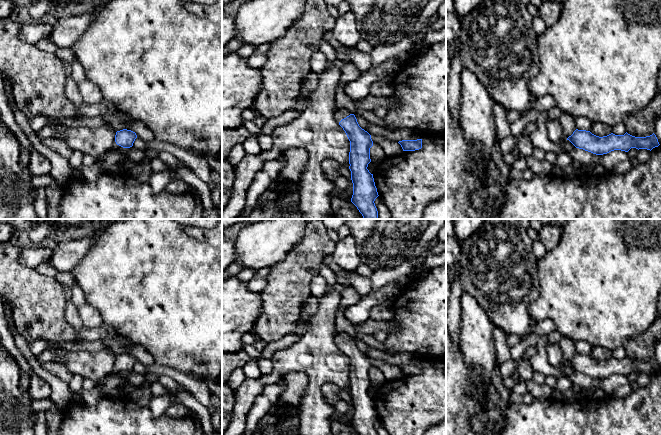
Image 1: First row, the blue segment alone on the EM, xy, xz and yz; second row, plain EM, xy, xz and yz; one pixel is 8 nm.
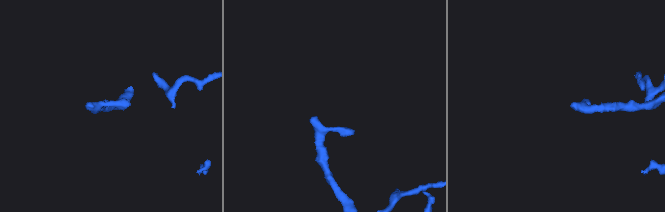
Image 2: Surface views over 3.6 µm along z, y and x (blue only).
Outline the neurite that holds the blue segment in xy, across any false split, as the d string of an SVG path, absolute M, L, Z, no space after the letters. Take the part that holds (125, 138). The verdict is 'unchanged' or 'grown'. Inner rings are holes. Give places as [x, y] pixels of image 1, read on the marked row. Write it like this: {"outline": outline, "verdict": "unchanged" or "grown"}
{"outline": "M123 129L117 131L112 148L107 153L117 152L121 147L123 148L132 147L136 138L137 138L136 133L131 130Z", "verdict": "grown"}

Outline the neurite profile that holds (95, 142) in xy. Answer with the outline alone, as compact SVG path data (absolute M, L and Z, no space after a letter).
M46 126L39 130L37 135L42 140L46 138L64 140L74 151L98 158L112 148L116 131L111 126L100 126L97 128L73 127L65 134L59 134Z

